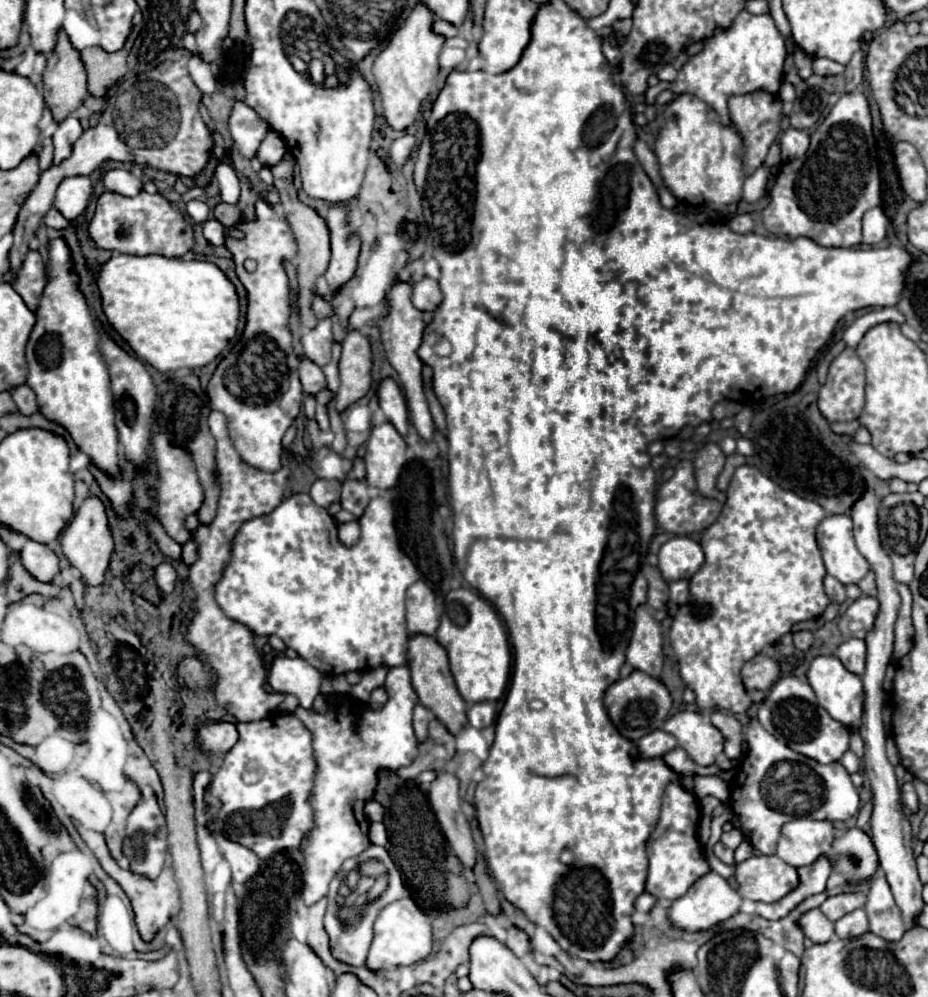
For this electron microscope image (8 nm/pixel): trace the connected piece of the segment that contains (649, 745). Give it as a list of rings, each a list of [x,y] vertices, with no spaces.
[[[654,730],[648,736],[638,740],[638,750],[644,758],[660,758],[662,760],[676,746],[678,746],[676,738],[672,734],[662,732],[662,730]]]

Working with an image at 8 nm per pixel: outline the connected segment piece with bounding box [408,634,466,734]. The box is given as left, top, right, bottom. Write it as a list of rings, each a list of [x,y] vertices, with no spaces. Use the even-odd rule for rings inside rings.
[[[412,634],[408,638],[408,668],[412,672],[412,686],[414,686],[414,690],[416,690],[416,694],[420,698],[420,704],[430,708],[434,712],[434,716],[452,734],[456,734],[462,728],[462,724],[466,722],[466,702],[456,690],[446,650],[432,636]]]

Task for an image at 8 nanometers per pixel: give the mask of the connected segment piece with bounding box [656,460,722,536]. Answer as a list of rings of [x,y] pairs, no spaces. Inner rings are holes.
[[[682,460],[676,466],[674,476],[668,482],[664,482],[656,494],[656,520],[670,534],[686,536],[686,534],[698,532],[702,528],[708,528],[718,518],[720,510],[722,510],[720,502],[716,502],[714,498],[712,500],[704,498],[696,492],[696,480],[692,474],[692,462],[690,460]],[[714,514],[716,514],[716,518],[714,518]]]

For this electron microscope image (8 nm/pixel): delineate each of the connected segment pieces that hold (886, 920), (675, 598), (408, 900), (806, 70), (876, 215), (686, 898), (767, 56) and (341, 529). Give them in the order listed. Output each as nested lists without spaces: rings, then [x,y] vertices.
[[[878,874],[872,880],[864,910],[868,914],[872,934],[886,938],[888,942],[898,942],[898,938],[902,938],[904,922],[884,874]]]
[[[688,580],[682,582],[672,582],[670,584],[670,600],[674,604],[684,604],[688,598]]]
[[[404,896],[396,902],[392,902],[390,906],[382,908],[382,912],[378,914],[378,918],[374,922],[374,940],[372,940],[372,946],[368,952],[366,966],[376,972],[386,970],[390,966],[408,966],[408,964],[424,960],[430,952],[432,952],[432,924],[428,922],[428,914],[416,904],[416,900],[412,896]]]
[[[801,49],[794,53],[794,64],[803,79],[808,79],[813,74],[812,58]]]
[[[882,208],[868,210],[862,220],[862,232],[864,232],[864,244],[878,244],[884,240],[888,230],[888,218],[884,216]]]
[[[708,872],[698,882],[694,882],[694,886],[682,898],[678,898],[670,904],[668,918],[676,930],[700,932],[700,930],[710,930],[712,926],[728,920],[732,914],[736,914],[740,904],[742,904],[742,896],[734,888],[730,888],[722,876]]]
[[[742,10],[738,12],[738,16],[734,18],[732,26],[730,28],[716,28],[714,34],[706,40],[704,48],[696,54],[696,56],[690,56],[688,62],[682,66],[682,70],[678,72],[678,78],[670,84],[670,82],[660,82],[656,84],[654,88],[648,88],[646,90],[646,102],[648,104],[654,104],[654,98],[662,92],[662,90],[672,90],[674,94],[684,94],[684,92],[690,92],[698,98],[702,98],[706,104],[710,104],[718,118],[720,118],[720,124],[722,126],[730,126],[730,112],[728,112],[728,100],[734,96],[734,94],[752,94],[752,92],[758,92],[758,90],[766,90],[768,94],[772,96],[778,96],[778,90],[780,90],[780,84],[782,84],[782,72],[784,72],[784,60],[786,60],[786,44],[784,44],[784,38],[780,36],[780,32],[776,30],[774,26],[774,20],[770,14],[750,14],[748,10]]]
[[[356,520],[352,522],[344,522],[338,526],[338,536],[340,536],[340,542],[346,544],[346,546],[352,546],[358,542],[358,536],[360,536],[360,526]]]

